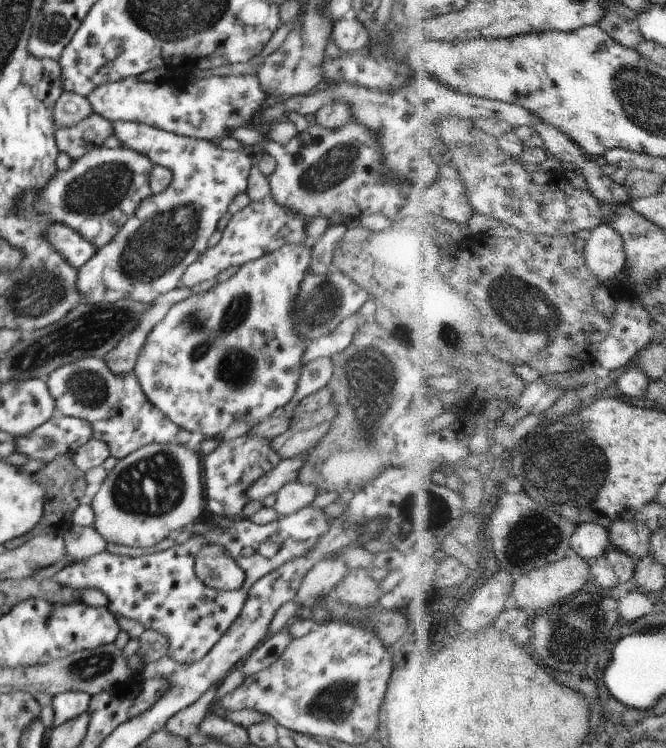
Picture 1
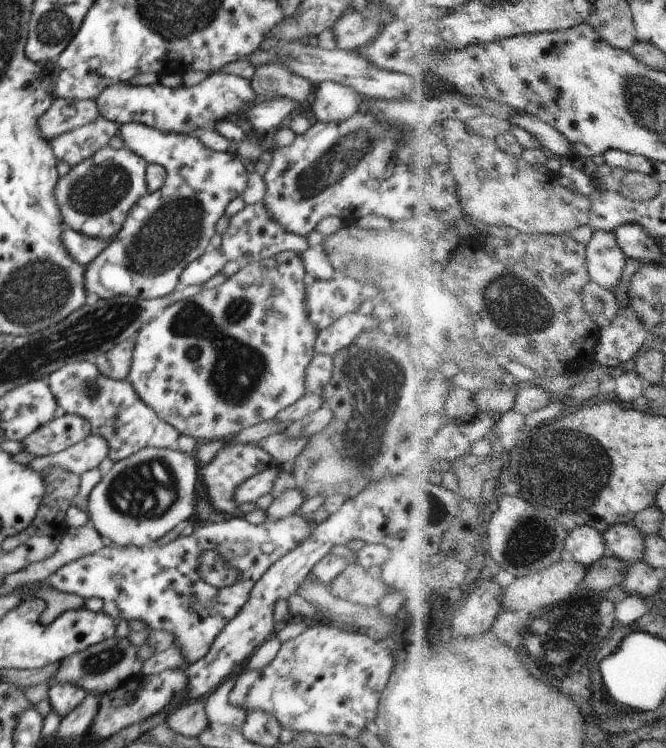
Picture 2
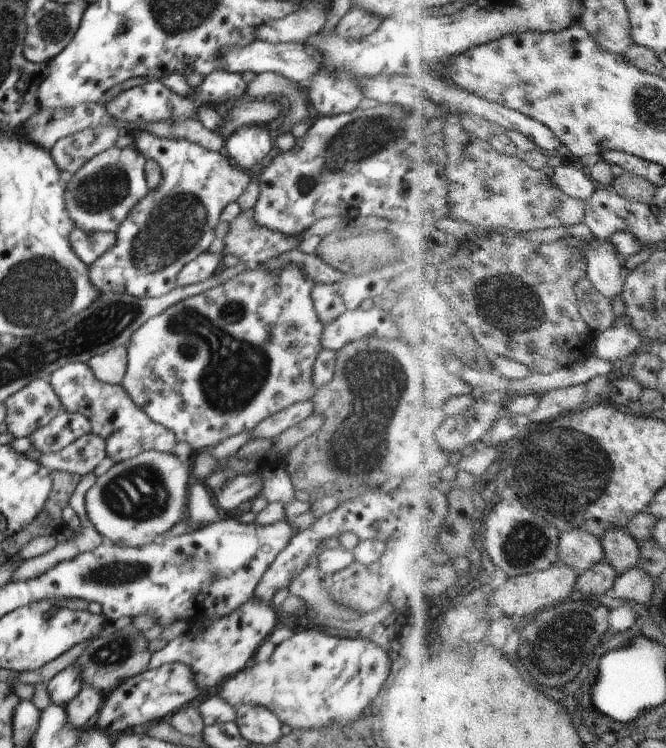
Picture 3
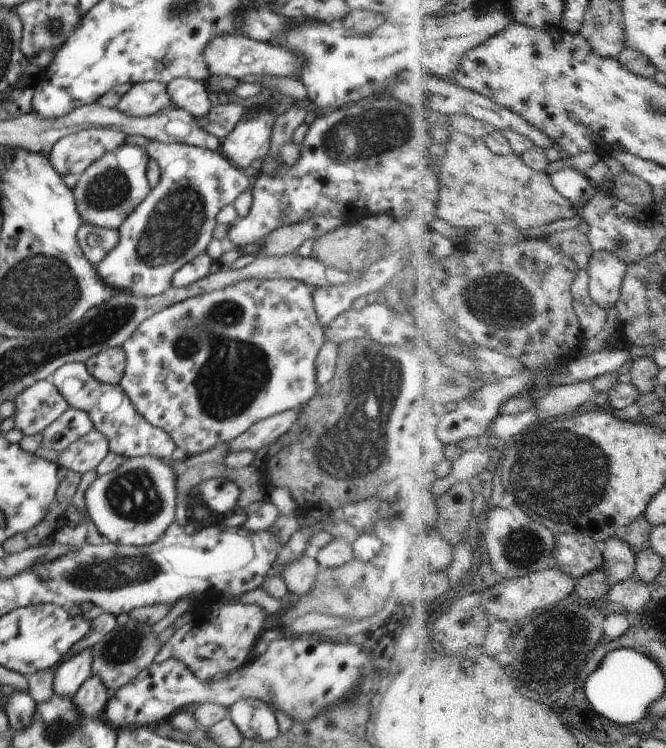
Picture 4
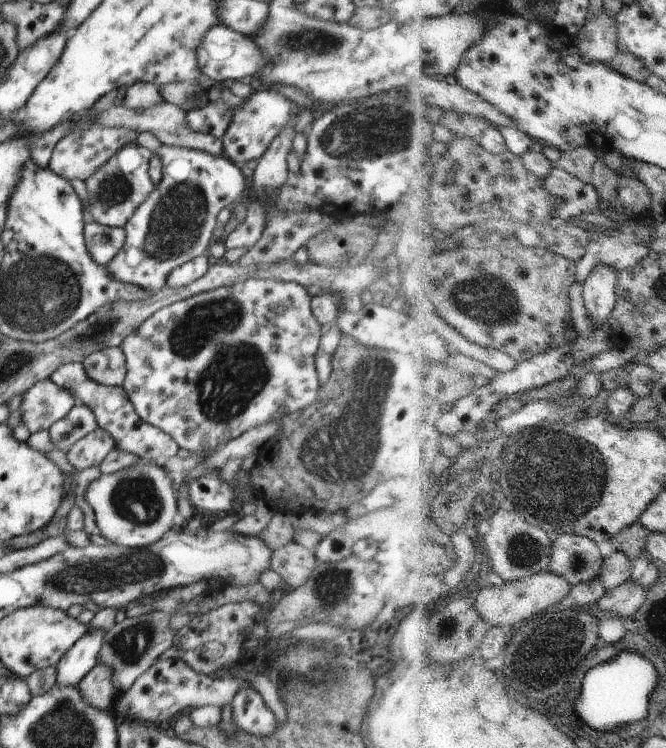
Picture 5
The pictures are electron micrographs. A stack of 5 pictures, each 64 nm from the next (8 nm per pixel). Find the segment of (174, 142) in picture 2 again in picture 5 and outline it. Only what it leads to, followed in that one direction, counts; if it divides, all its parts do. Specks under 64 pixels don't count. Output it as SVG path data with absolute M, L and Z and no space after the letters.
M161 145L153 154L161 158L162 180L123 226L126 231L124 244L117 255L105 264L107 273L114 280L137 286L150 295L166 287L168 275L174 268L178 268L197 256L208 254L219 212L222 209L231 208L238 196L246 192L247 188L244 167L236 164L224 154L213 155L209 152L176 145Z

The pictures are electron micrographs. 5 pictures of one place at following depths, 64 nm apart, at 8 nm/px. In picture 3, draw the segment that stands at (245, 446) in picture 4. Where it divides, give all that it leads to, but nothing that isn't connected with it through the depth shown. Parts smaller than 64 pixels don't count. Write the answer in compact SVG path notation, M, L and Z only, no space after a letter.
M314 397L293 404L287 409L281 410L271 417L264 419L257 427L253 428L252 440L260 437L265 439L276 439L284 430L306 420L315 410Z

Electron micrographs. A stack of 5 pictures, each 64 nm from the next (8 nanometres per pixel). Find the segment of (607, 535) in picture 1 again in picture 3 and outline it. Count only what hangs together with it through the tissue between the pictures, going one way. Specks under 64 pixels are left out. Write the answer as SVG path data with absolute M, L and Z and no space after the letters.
M577 528L562 535L560 561L573 566L580 576L606 558L603 539L599 539L587 528Z

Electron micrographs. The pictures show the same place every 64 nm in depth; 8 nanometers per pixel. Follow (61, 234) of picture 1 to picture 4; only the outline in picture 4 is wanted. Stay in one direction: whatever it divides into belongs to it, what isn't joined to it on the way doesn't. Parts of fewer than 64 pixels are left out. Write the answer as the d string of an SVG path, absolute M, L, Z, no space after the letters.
M82 224L77 232L77 241L84 256L97 265L118 244L119 232Z

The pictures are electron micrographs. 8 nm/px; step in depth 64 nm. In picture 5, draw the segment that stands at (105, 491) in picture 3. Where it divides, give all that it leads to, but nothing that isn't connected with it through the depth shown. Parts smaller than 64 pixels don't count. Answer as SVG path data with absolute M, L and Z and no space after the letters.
M136 461L122 470L101 474L89 484L85 500L92 506L100 535L109 543L144 548L158 542L173 528L178 512L174 474L152 461Z

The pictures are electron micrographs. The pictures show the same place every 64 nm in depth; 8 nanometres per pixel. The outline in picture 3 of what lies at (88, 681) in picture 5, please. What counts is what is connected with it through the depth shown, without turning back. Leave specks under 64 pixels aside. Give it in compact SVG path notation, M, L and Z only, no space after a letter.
M83 684L78 696L65 706L67 724L74 729L84 728L90 718L98 714L104 698L106 696L102 696L95 688Z

